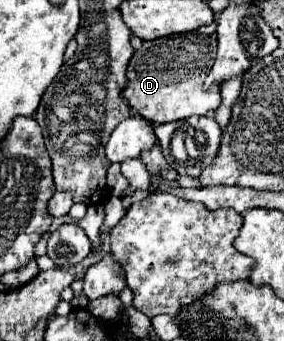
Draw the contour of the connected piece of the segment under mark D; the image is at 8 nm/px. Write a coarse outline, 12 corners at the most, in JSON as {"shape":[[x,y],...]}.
{"shape":[[215,35],[145,41],[123,95],[153,123],[215,111]]}

